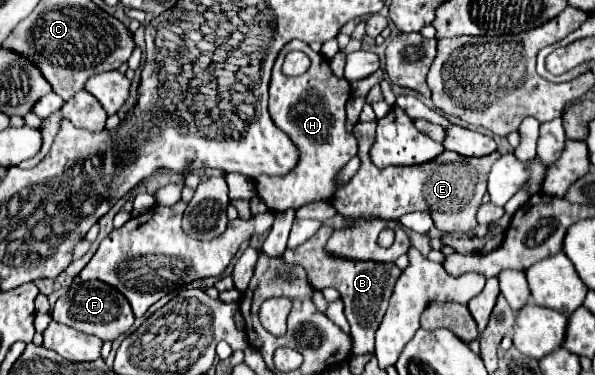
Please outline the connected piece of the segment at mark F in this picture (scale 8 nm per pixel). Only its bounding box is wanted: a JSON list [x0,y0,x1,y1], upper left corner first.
[51,279,135,341]

